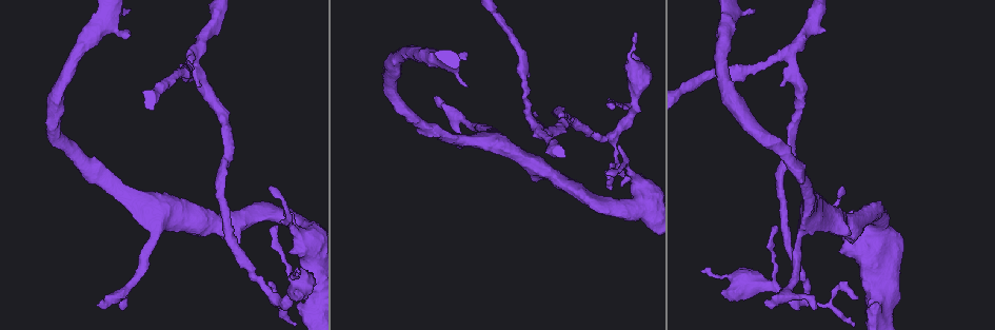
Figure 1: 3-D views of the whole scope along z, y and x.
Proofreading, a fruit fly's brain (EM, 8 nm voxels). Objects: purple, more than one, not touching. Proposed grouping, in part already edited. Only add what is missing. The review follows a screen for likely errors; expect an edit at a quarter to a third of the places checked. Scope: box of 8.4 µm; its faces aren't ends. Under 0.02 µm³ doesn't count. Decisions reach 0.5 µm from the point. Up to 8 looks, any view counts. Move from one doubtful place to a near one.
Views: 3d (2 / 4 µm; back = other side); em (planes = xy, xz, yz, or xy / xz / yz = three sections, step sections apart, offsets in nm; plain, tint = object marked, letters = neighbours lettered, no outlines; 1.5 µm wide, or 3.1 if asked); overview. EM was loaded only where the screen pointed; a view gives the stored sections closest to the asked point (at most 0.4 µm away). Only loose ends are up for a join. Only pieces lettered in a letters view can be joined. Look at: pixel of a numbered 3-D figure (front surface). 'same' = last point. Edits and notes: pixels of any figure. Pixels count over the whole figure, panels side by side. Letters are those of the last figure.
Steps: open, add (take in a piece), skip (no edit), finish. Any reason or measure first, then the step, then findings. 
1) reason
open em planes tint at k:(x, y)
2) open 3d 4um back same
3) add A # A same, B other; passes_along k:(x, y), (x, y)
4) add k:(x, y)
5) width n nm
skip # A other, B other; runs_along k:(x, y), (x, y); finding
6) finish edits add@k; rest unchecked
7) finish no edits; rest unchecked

thick end
open em planes letters at 1:(466, 53)

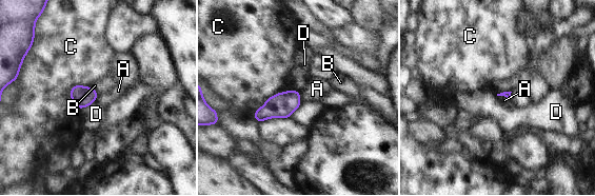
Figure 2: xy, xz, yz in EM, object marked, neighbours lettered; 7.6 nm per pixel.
longest_contact C 340 nm
skip # A other, B other, C other, D other; border 2:(299, 92), (301, 101); none of them fits

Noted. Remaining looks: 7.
an open end
open 3d 2um at 1:(764, 301)

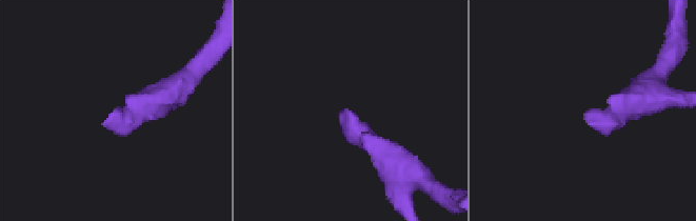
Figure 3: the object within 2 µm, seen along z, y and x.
need the tissue
open em planes tint at 3:(586, 118)

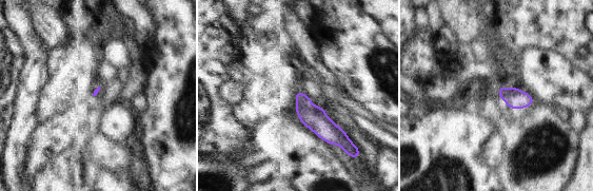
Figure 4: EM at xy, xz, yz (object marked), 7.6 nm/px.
what lies round it
open em planes letters same

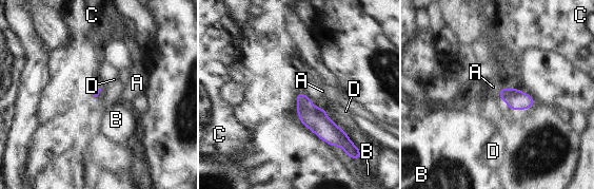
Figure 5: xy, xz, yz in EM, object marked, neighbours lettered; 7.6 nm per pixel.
longest_contact B 220 nm
skip # A other, B other, C other, D other; runs_along 5:(299, 96), (304, 107), (340, 143); none of them fits

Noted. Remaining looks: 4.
open em planes letters at 1:(276, 225)

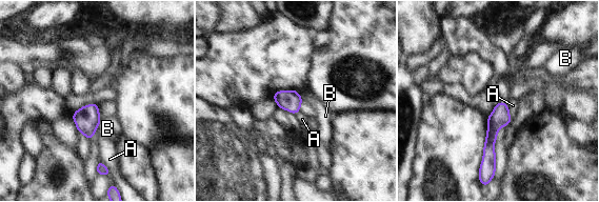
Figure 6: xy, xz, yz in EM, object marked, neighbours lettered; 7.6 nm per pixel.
skip # A other, B other; runs_along 6:(501, 104), (486, 163); no lettered piece goes on from it

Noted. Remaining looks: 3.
finish no edits; rest unchecked

